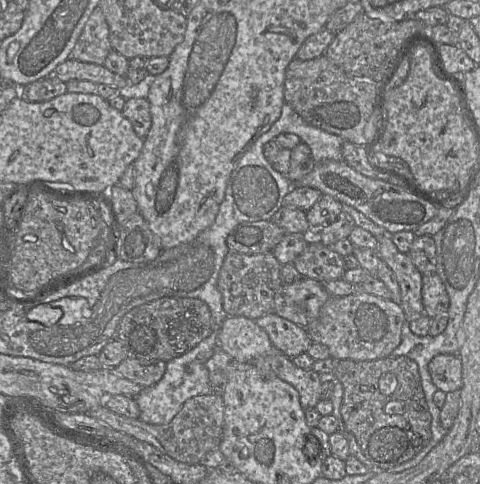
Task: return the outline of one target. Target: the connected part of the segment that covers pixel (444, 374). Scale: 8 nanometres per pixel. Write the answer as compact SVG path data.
M439 354L429 362L428 370L439 390L448 393L461 389L462 362L458 355Z

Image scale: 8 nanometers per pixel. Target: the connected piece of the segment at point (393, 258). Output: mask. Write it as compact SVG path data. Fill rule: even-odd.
M392 234L376 237L377 253L392 270L401 293L400 306L406 320L414 320L424 314L422 303L422 274L413 264L408 253L400 252L391 238Z

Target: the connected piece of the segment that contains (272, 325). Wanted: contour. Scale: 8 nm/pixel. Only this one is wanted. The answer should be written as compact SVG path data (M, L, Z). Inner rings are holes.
M273 311L254 320L268 334L275 350L293 358L307 352L313 343L306 329Z

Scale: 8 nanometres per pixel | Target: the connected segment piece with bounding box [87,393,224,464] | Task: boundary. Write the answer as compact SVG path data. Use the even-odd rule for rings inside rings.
M221 393L194 396L183 404L170 423L163 425L148 424L139 419L122 416L106 406L92 409L87 414L117 431L153 445L179 462L197 464L207 452L219 448L223 433L224 403Z

